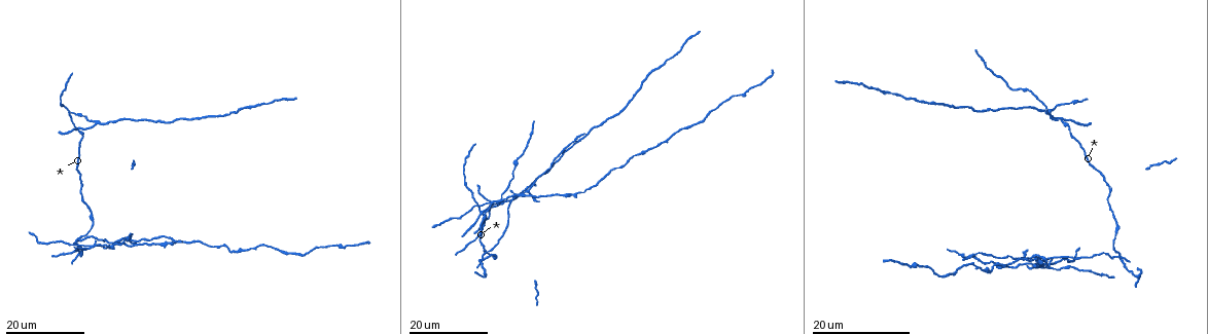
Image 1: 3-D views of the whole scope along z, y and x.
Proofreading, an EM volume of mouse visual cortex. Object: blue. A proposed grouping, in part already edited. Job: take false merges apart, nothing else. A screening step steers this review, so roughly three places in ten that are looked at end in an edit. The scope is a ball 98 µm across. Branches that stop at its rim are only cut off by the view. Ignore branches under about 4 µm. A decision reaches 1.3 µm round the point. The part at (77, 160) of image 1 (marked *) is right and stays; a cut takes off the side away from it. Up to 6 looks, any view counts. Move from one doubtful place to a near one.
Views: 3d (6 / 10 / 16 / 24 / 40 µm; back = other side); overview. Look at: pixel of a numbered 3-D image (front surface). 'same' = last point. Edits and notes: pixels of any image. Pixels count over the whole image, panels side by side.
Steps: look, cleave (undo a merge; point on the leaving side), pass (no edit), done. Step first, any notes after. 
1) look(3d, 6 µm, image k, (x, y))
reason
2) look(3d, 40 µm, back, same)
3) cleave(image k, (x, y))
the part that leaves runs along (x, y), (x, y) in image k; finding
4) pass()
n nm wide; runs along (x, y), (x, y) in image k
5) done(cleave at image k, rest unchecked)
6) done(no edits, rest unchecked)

look(3d, 24 µm, image 1, (1120, 256))
arms part here

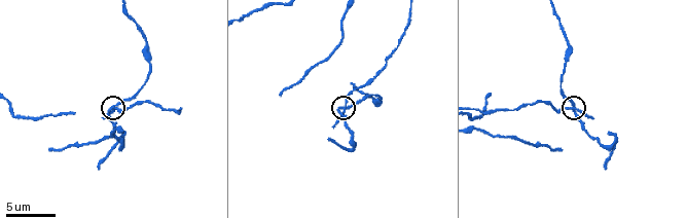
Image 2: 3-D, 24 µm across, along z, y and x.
look(3d, 6 µm, image 2, (345, 106))

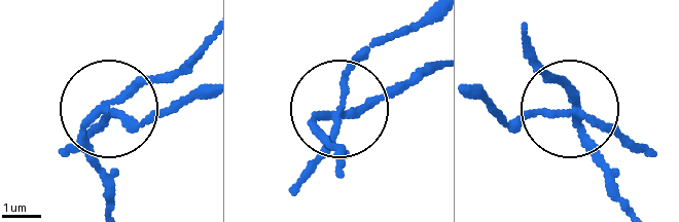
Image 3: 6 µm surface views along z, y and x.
cleave(image 3, (132, 116))
the part that leaves runs along (572, 113), (506, 120), (477, 97) in image 3; two neurons meet here

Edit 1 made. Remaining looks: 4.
look(overview)

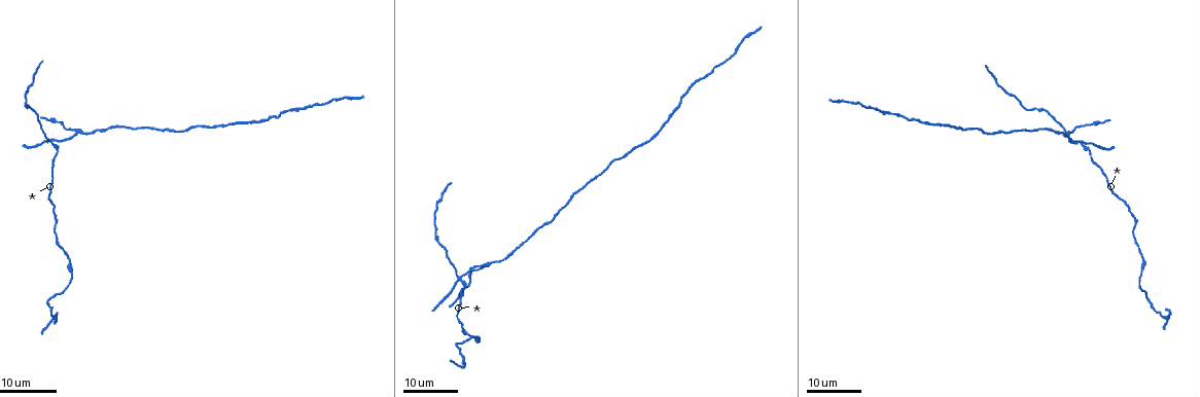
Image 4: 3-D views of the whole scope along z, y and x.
look(3d, 24 µm, image 4, (70, 274))
thick turns thin

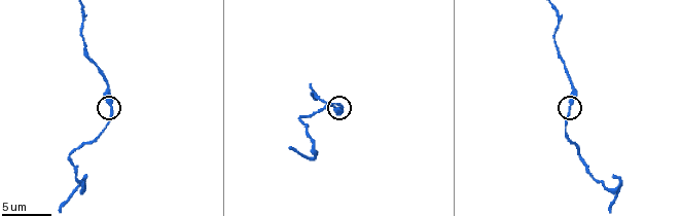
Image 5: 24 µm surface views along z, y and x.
look(3d, 10 µm, image 5, (113, 111))

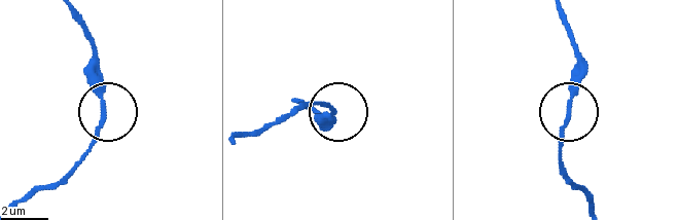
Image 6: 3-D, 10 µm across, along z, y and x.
pass()
runs along (71, 13), (95, 54), (104, 113), (78, 164) in image 6; continuous, no second neuron

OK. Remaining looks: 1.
done(cleave at image 3, rest unchecked)

